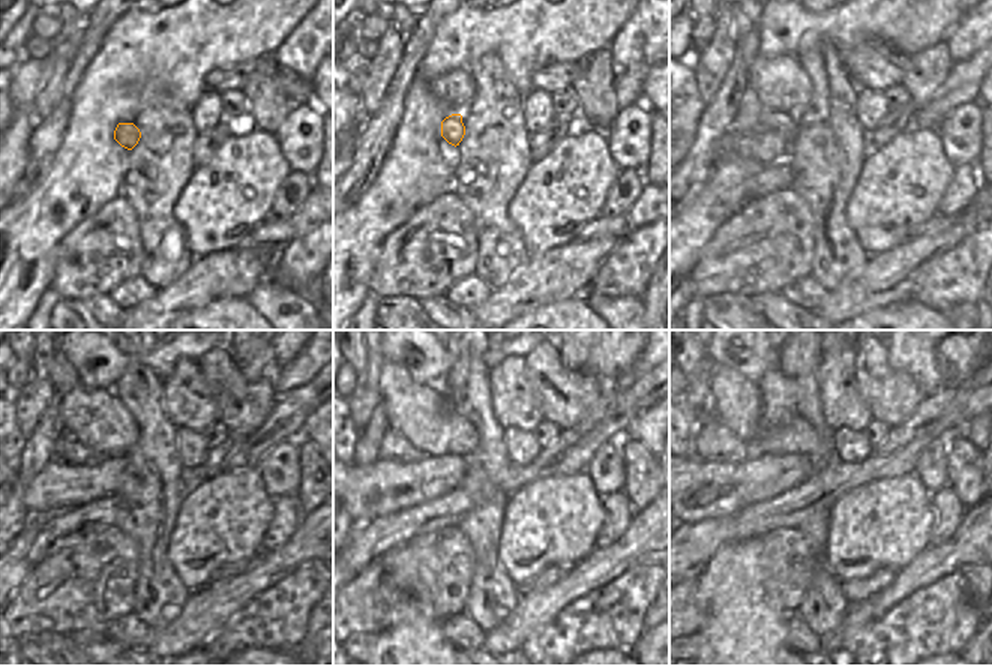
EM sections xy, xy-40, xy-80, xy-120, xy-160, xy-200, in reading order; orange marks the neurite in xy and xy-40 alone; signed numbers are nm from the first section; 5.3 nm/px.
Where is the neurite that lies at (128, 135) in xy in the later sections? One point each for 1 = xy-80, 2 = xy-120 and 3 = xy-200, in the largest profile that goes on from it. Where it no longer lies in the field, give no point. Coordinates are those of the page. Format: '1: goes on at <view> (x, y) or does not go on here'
1: goes on at xy-80 (785, 125)
2: goes on at xy-120 (68, 450)
3: goes on at xy-200 (712, 441)

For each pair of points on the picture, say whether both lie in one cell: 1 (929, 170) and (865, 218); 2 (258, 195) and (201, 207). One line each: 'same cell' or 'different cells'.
1: same cell
2: same cell

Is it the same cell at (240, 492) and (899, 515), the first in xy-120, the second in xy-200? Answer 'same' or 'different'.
same

